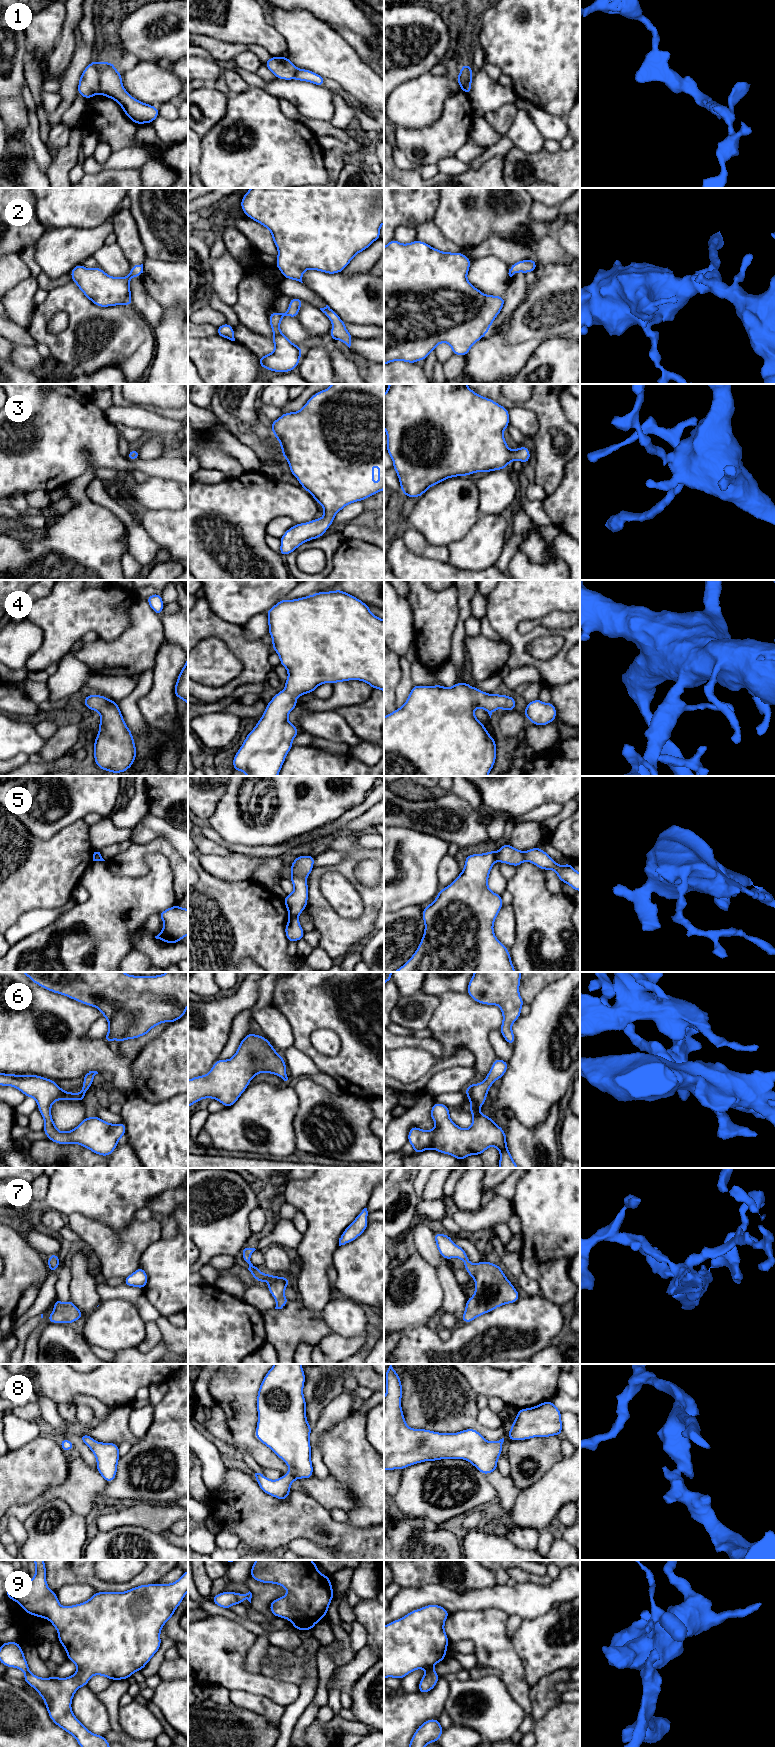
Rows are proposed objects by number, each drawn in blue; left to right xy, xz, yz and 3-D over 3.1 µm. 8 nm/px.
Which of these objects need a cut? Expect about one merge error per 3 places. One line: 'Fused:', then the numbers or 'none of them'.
Fused: 1, 5

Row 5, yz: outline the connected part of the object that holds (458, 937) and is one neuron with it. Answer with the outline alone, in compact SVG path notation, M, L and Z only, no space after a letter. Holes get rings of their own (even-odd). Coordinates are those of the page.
M503 844L498 852L467 855L463 871L435 900L423 908L424 935L412 957L394 972L516 972L509 950L496 938L494 921L503 907L502 897L488 887L488 877L496 861L518 867L525 861L525 852Z

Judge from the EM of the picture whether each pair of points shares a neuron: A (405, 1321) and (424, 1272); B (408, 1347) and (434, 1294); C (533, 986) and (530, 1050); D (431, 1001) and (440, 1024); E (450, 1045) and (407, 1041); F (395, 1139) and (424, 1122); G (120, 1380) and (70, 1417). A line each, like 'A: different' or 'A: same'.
A: same
B: different
C: different
D: different
E: different
F: same
G: different

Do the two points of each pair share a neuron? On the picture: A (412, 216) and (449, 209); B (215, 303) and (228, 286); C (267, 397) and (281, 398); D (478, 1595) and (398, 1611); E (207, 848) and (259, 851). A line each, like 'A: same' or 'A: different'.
A: different
B: different
C: same
D: same
E: different

